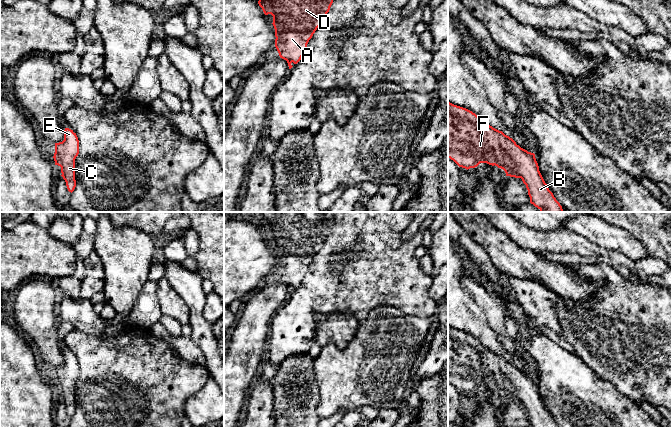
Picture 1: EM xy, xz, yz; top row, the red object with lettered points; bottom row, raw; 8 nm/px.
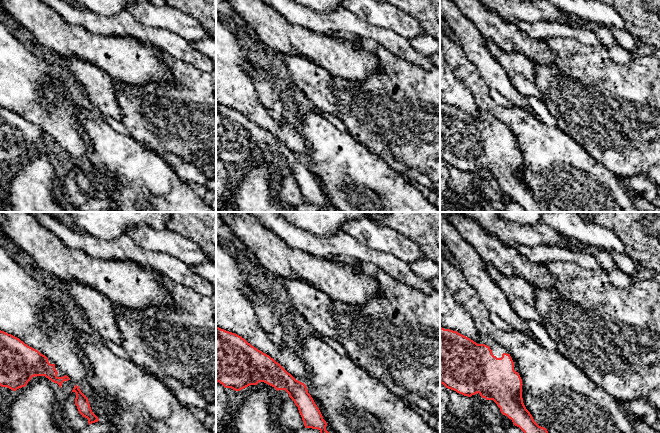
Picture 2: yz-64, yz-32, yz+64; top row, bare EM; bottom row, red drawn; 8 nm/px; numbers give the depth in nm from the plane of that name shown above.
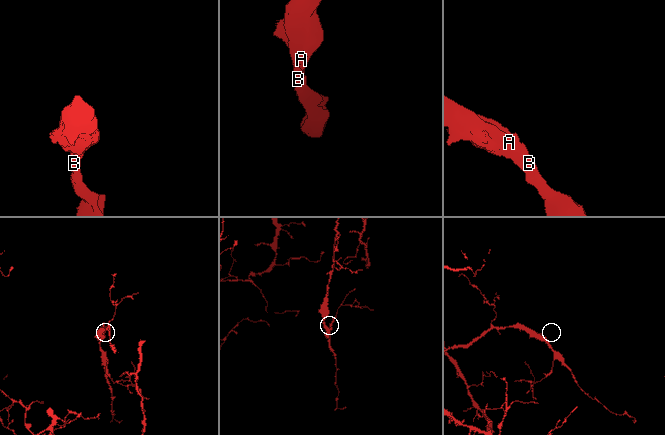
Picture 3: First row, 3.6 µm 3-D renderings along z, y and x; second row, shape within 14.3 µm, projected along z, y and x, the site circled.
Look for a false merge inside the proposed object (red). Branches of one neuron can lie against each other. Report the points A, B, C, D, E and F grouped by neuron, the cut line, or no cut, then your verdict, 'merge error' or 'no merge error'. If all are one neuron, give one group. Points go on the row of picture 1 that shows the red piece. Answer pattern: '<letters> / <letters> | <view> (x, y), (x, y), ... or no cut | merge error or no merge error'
A B C D E F | no cut | no merge error

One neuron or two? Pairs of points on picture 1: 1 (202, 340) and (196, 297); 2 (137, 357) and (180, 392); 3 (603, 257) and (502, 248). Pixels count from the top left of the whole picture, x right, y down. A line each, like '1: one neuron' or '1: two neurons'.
1: one neuron
2: one neuron
3: two neurons

